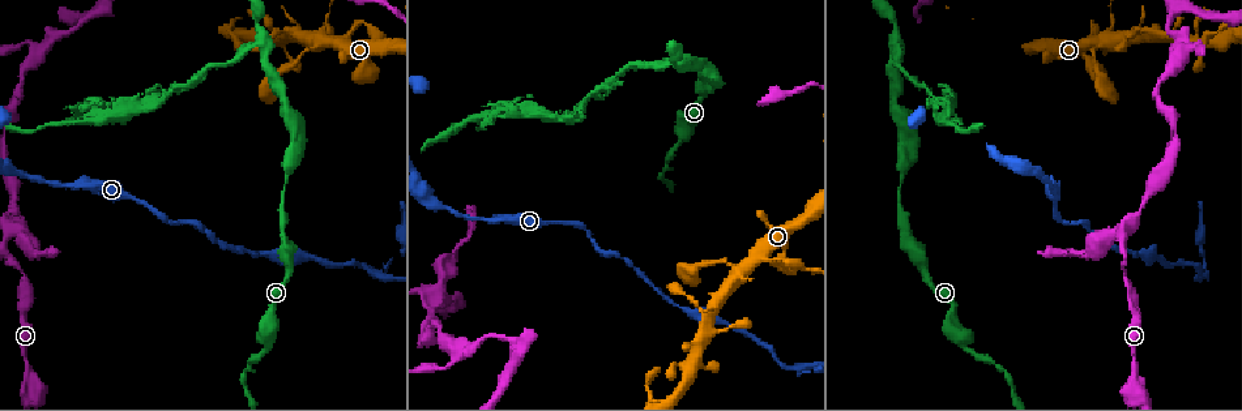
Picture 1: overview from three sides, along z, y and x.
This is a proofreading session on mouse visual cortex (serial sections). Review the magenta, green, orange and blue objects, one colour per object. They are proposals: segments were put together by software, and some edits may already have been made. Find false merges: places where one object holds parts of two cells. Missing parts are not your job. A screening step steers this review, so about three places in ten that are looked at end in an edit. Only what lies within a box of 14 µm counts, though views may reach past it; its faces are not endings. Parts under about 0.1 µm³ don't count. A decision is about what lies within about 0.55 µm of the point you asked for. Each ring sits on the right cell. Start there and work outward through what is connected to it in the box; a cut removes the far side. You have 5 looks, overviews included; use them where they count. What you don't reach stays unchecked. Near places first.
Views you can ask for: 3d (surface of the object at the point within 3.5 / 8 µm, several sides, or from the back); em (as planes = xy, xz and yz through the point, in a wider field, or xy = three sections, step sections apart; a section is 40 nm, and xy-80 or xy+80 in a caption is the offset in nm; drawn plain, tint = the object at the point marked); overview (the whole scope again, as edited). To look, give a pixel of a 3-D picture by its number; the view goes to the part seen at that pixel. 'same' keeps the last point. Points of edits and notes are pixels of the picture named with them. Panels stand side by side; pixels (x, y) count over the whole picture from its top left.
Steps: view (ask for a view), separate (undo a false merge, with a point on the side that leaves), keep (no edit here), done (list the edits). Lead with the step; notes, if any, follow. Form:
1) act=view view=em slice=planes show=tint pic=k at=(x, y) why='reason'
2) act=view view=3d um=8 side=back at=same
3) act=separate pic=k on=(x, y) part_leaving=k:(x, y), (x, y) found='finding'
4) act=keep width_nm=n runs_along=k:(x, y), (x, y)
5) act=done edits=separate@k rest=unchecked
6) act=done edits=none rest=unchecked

act=view view=3d um=3.5 pic=1 at=(358, 24) why='thin neck'

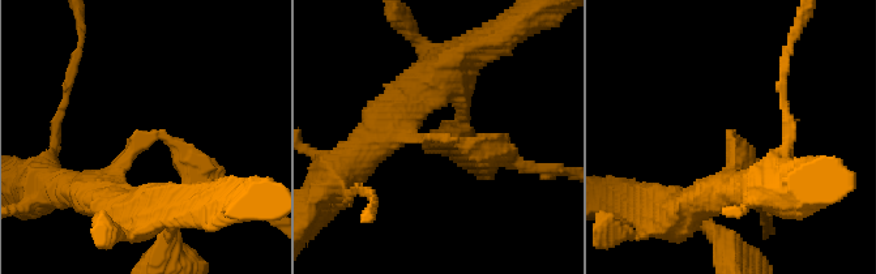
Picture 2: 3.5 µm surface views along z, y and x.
act=view view=em slice=planes show=plain pic=2 at=(437, 138) why='now the EM'

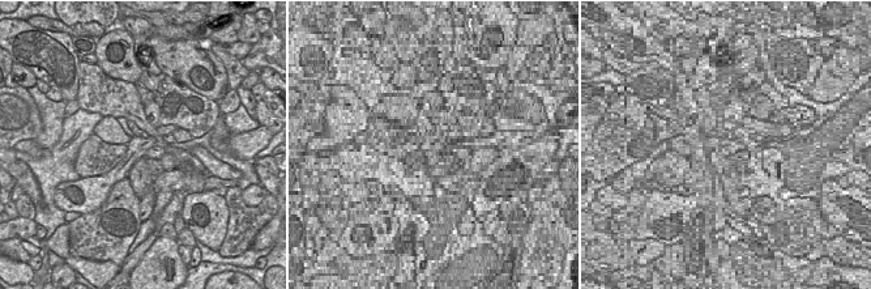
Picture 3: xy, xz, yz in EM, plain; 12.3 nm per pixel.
act=view view=em slice=planes show=tint at=same

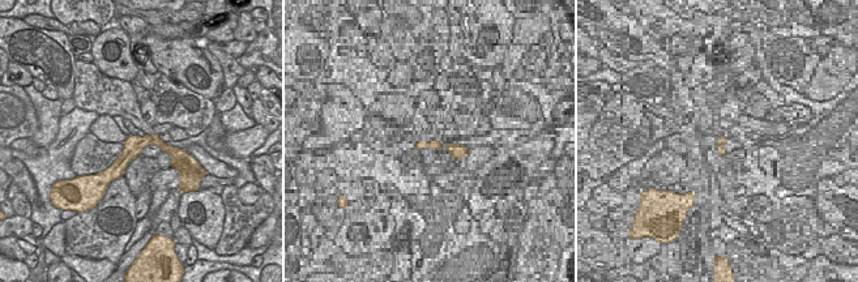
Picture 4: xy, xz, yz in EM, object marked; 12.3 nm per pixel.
act=separate pic=2 on=(200, 158) width_nm=240 part_leaving=2:(454, 141), (555, 168) found='a second cell is stuck on'

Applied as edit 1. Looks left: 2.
act=view view=overview why='see it whole again'

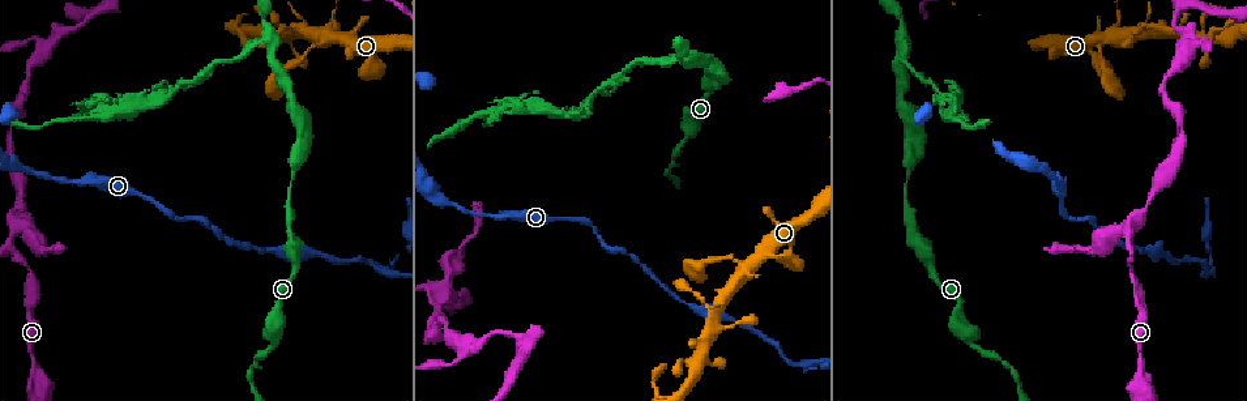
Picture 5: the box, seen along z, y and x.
act=view view=3d um=3.5 pic=5 at=(269, 41) why='sharp bend'

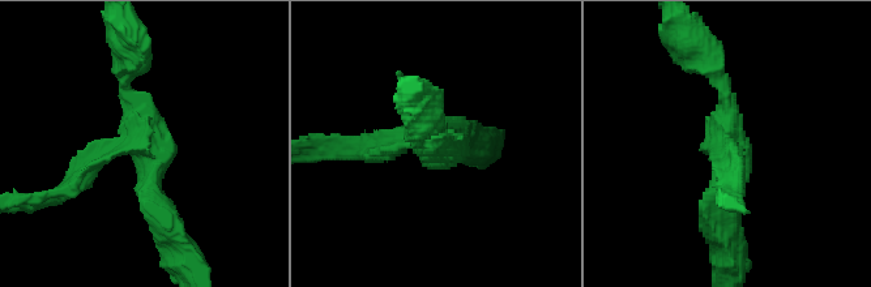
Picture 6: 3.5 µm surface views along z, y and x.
act=separate pic=6 on=(92, 174) arm_widths_nm=200,200,350 part_leaving=6:(133, 144), (33, 200) found='two cells meet here'

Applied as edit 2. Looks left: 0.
act=done edits=separate@2,separate@6 rest=unchecked

